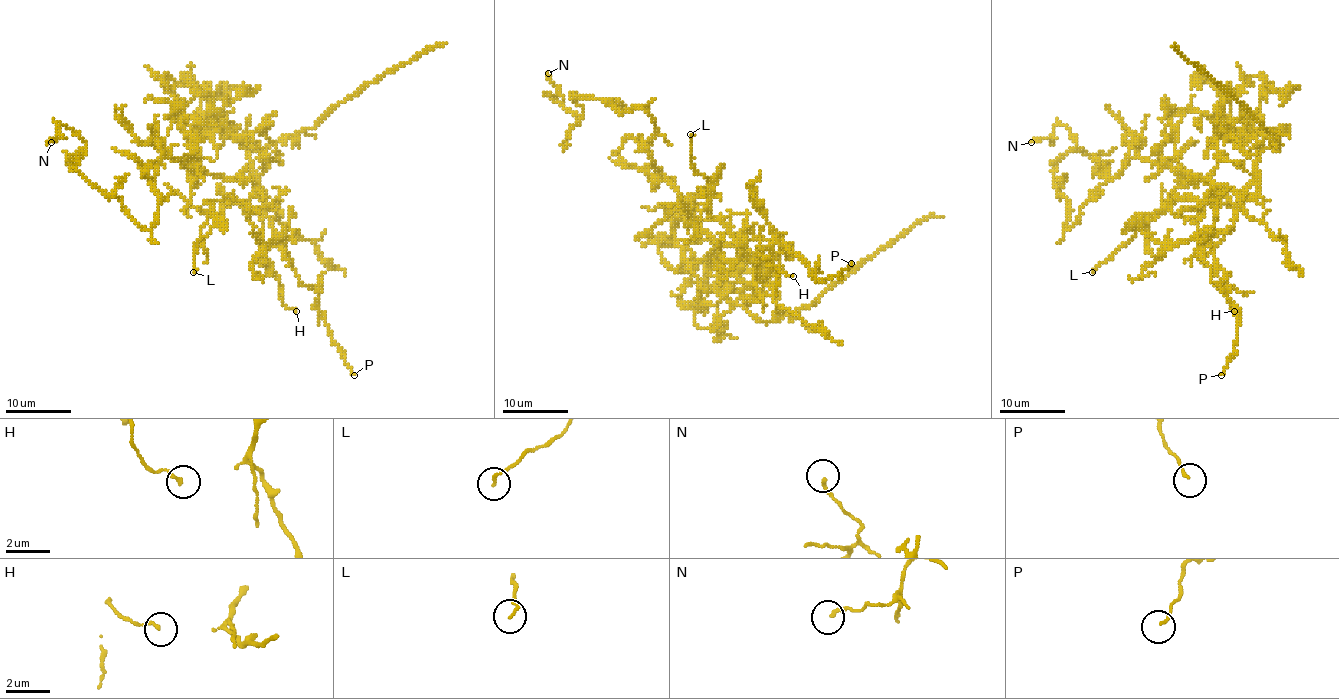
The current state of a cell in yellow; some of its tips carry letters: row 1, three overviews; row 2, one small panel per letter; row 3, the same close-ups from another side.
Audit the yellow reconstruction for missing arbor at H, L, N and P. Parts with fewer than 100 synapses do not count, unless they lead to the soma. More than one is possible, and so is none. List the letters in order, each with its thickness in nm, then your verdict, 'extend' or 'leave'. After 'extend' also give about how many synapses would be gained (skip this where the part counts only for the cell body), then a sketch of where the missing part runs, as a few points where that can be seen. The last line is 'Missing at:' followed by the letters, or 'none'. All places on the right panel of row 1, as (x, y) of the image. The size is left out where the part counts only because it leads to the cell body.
H: 160 nm thick; leave
L: 110 nm thick; leave
N: 140 nm thick; leave
P: 100 nm thick; leave
Missing at: none

